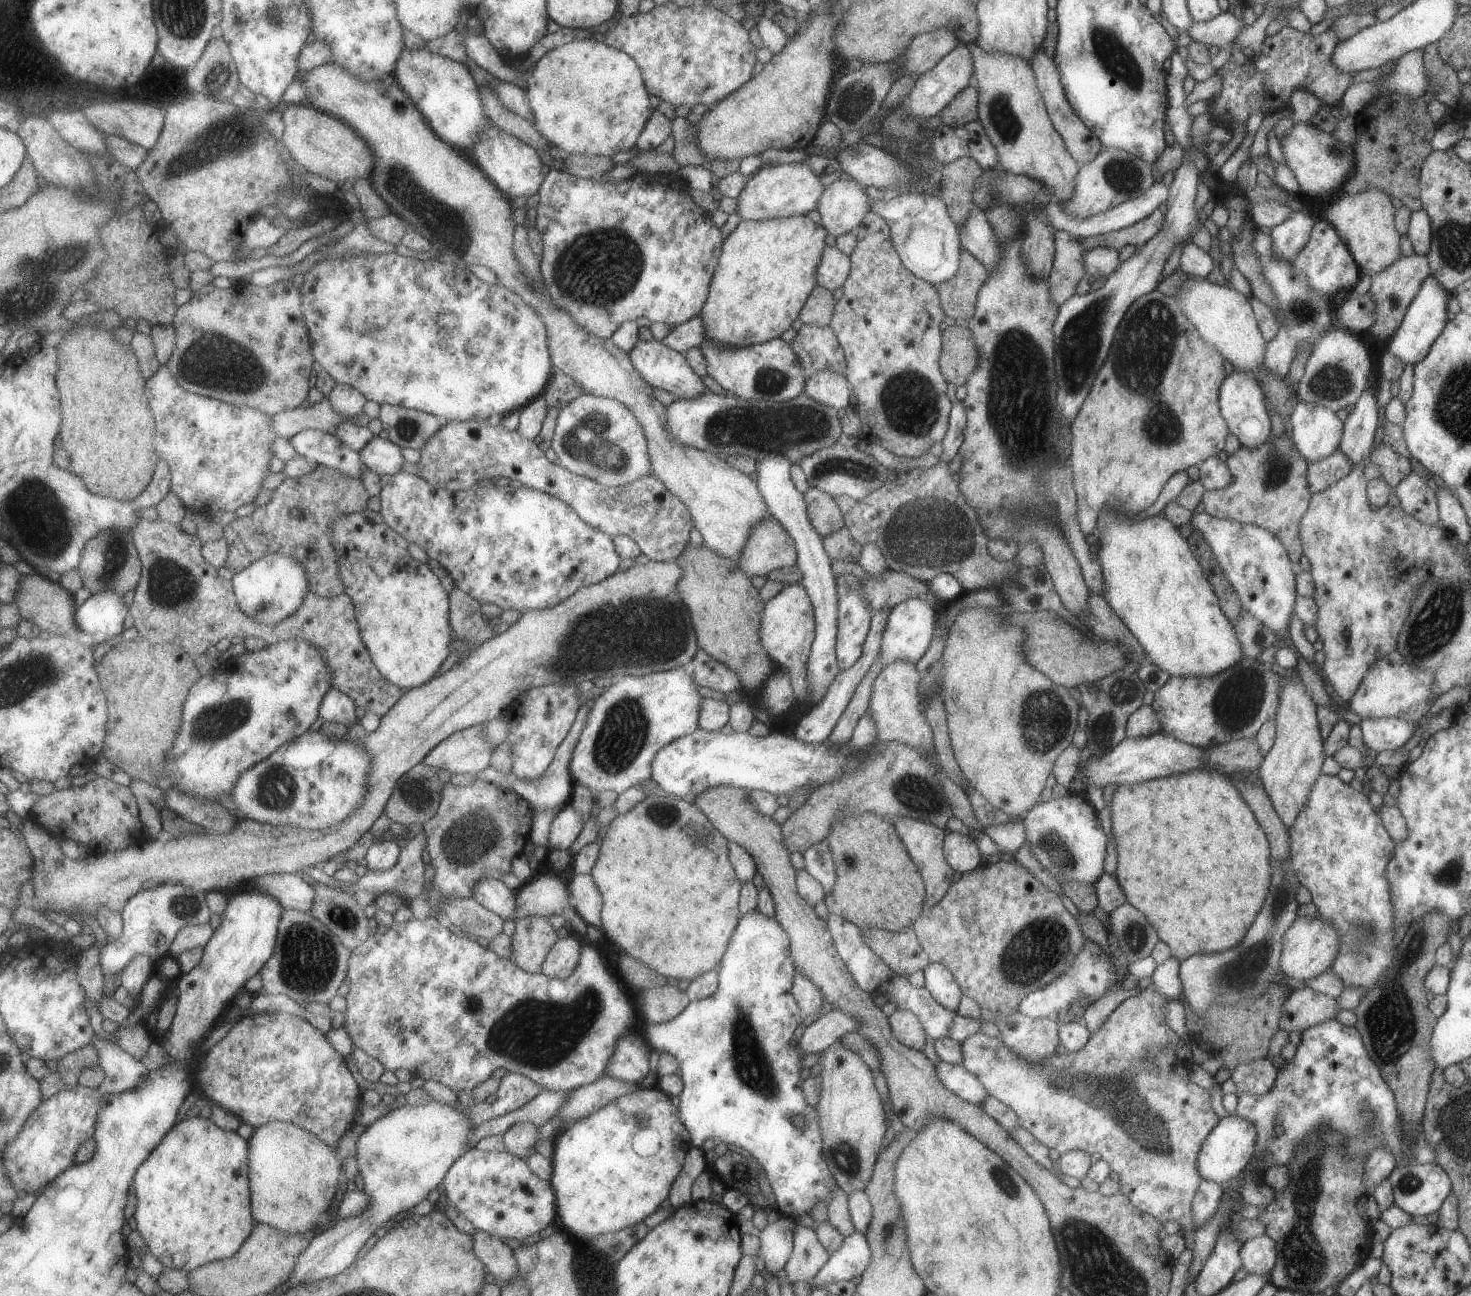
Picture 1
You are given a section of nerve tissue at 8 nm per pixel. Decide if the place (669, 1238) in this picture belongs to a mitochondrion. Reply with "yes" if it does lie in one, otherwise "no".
no

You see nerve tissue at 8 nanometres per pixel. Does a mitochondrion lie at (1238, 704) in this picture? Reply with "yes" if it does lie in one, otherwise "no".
yes

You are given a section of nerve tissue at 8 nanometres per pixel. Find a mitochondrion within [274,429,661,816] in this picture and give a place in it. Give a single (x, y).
(625, 726)

